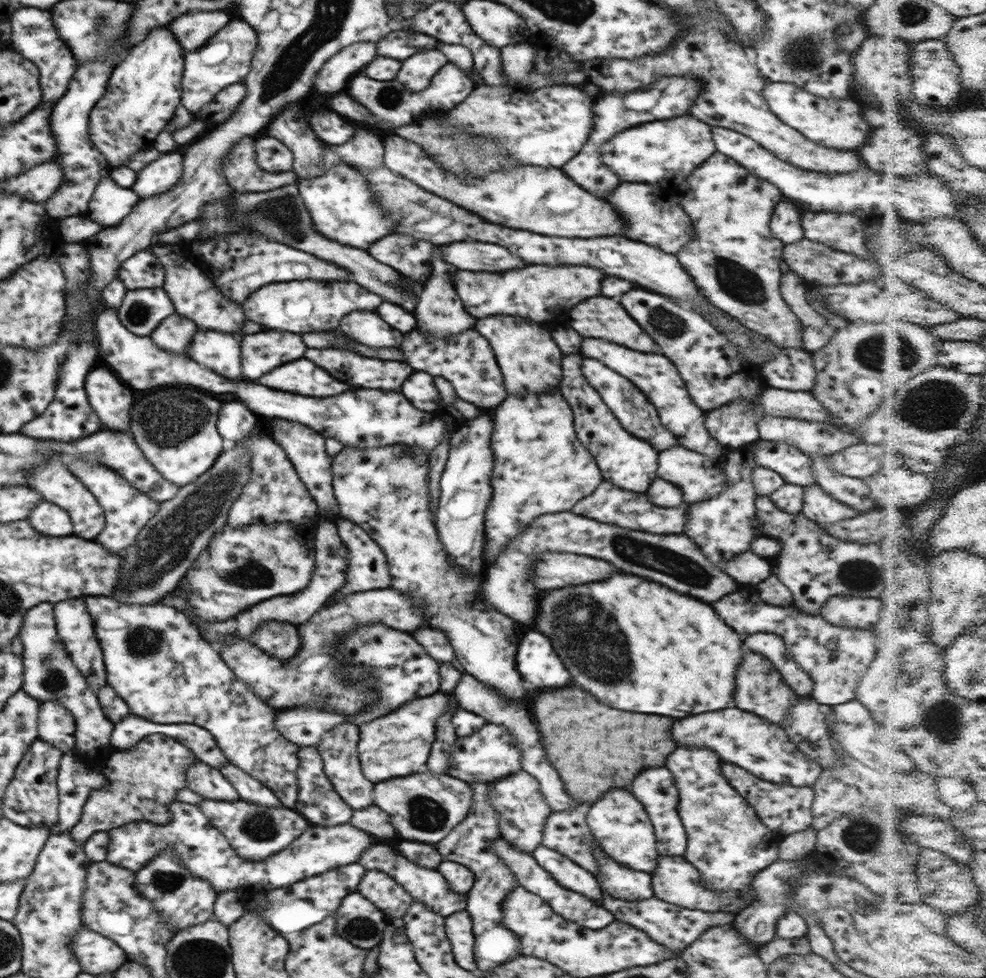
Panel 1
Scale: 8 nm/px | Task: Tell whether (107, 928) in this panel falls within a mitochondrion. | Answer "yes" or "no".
no

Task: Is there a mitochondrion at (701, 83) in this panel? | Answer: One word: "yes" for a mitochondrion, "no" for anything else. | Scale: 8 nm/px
no

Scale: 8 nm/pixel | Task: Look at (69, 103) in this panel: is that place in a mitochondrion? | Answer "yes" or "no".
no

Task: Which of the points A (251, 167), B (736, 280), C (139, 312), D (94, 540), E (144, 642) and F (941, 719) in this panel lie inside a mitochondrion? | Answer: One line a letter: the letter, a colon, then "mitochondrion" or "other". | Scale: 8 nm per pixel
A: other
B: mitochondrion
C: mitochondrion
D: other
E: mitochondrion
F: mitochondrion

